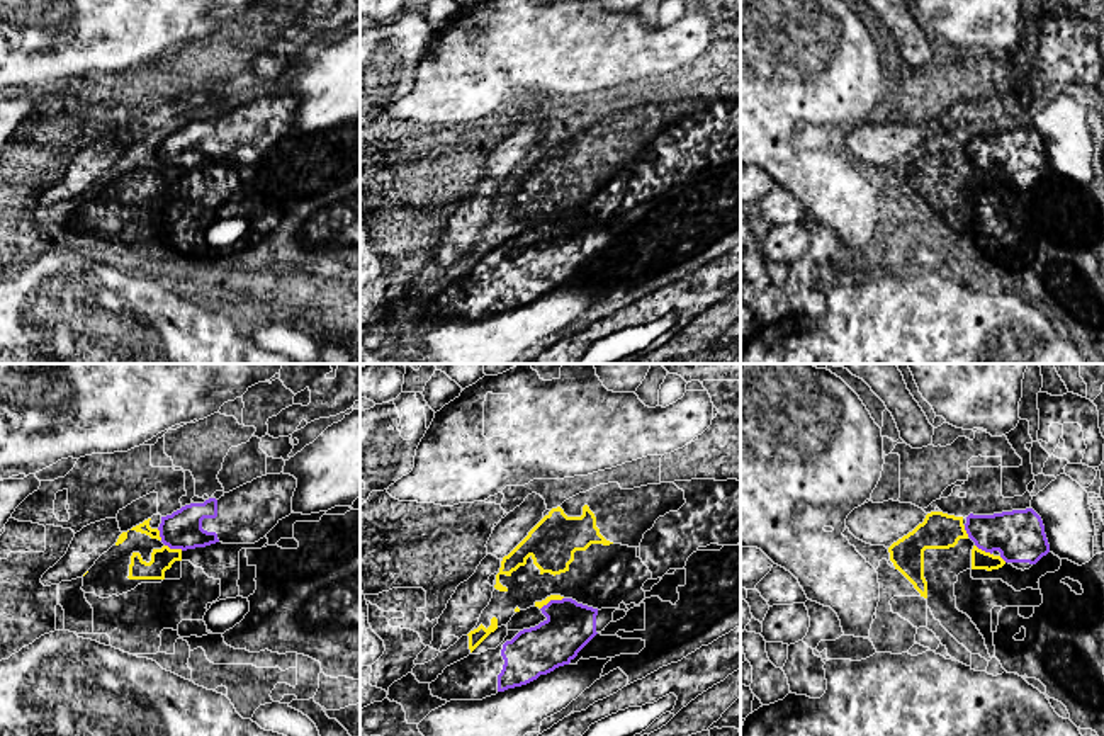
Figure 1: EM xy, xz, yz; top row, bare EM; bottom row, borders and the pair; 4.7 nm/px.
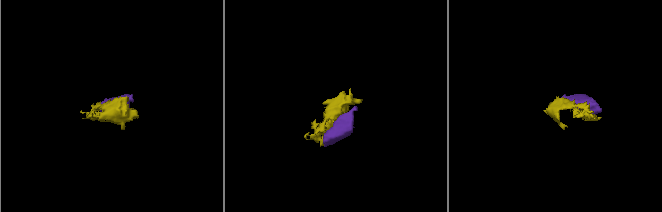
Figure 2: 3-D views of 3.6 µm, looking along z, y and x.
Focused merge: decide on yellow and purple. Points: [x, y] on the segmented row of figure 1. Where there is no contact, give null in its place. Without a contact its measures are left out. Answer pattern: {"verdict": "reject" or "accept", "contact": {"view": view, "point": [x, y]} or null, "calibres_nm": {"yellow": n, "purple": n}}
{"verdict": "reject", "contact": {"view": "xy", "point": [174, 549]}, "calibres_nm": {"yellow": 110, "purple": 180}}

